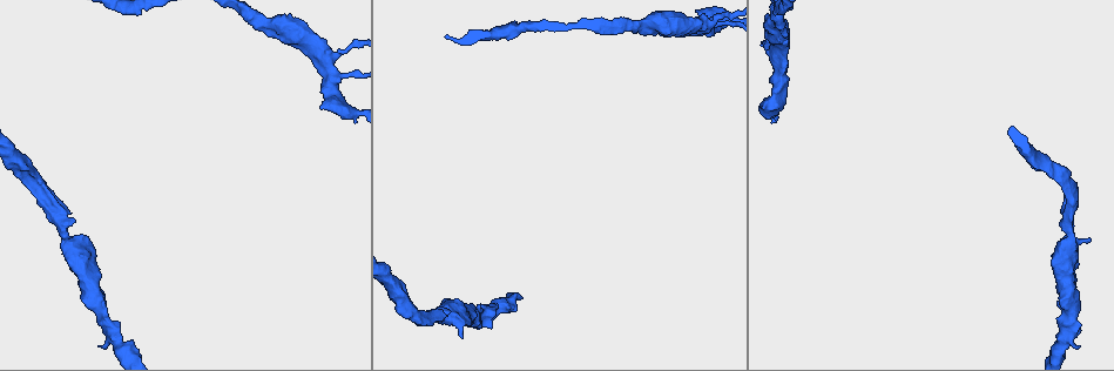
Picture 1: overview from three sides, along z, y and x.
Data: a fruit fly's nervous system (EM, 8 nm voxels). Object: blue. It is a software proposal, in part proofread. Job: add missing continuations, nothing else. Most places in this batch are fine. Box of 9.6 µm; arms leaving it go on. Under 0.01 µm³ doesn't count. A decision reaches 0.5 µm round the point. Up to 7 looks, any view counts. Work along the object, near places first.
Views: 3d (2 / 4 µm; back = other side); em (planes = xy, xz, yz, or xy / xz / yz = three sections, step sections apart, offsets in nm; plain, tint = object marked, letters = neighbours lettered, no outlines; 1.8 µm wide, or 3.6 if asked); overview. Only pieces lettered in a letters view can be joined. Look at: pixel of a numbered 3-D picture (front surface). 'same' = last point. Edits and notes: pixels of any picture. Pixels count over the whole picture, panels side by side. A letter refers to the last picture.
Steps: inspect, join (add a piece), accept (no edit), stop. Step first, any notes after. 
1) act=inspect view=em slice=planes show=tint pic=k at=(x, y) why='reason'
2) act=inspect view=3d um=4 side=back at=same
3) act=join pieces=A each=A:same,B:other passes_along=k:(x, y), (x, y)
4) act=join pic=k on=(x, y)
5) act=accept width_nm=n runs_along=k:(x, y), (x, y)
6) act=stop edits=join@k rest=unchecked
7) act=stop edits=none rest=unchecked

act=inspect view=3d um=4 pic=1 at=(78, 248) why='thick turns thin'

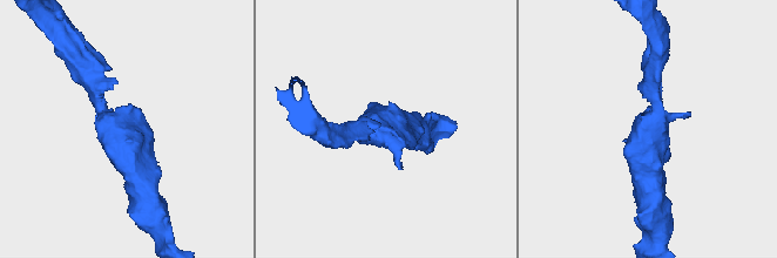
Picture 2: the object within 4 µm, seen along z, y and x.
act=inspect view=em um=3.6 slice=planes show=letters pic=2 at=(121, 132)

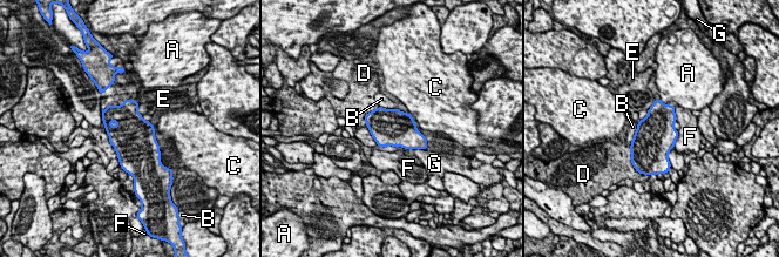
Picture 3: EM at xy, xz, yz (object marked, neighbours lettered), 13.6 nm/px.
act=accept each=A:other,B:other,C:other,D:other,E:other,F:other,G:other border=3:(637, 123), (630, 147) found='no lettered piece goes on from it'

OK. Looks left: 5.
act=inspect view=3d um=4 pic=1 at=(776, 58) why='sharp bend'

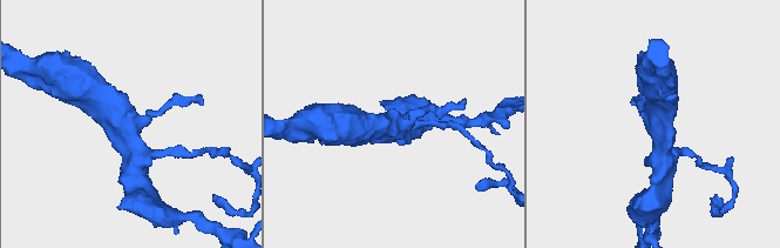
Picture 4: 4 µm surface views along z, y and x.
act=inspect view=em slice=planes show=tint pic=4 at=(659, 121) why='shape alone is not enough'

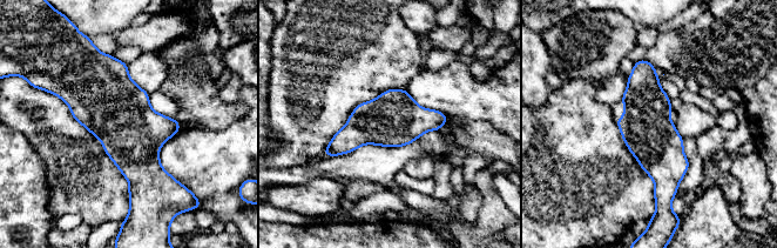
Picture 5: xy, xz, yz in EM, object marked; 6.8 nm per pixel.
act=inspect view=em slice=planes show=letters at=same

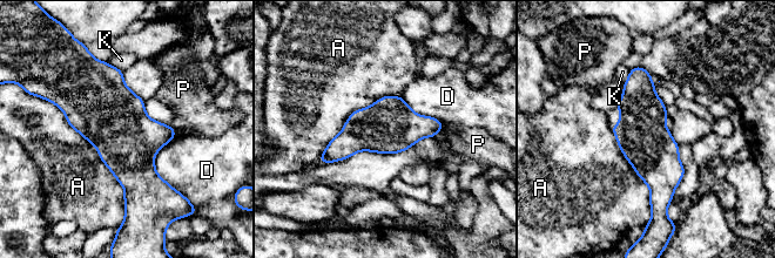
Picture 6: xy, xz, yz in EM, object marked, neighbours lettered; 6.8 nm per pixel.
act=accept width_nm=360 each=A:other,D:other,K:other,P:other found='none of them fits'

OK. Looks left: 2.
act=inspect view=3d um=4 pic=1 at=(98, 345) why='free end'

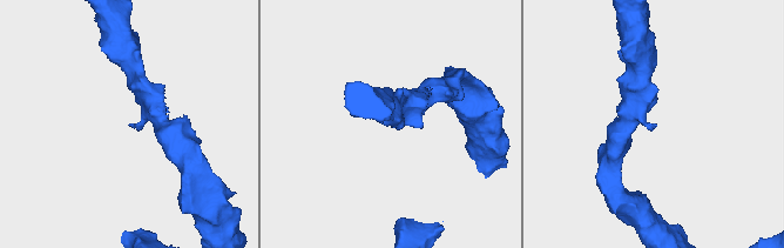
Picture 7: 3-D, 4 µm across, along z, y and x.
act=inspect view=em slice=yz step=16 show=letters pic=7 at=(128, 125)

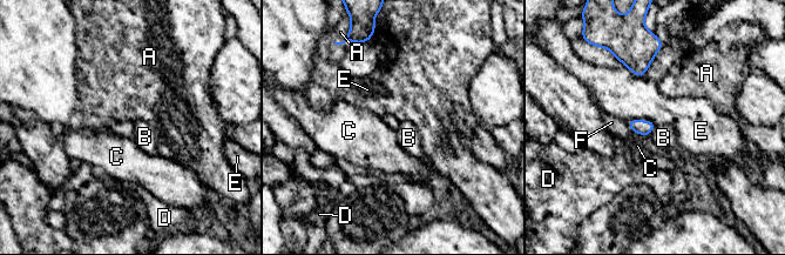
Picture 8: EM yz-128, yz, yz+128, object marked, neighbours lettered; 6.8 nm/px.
act=accept each=A:other,B:other,C:other,D:other,E:other,F:other border=8:(637, 133), (648, 136) found='no lettered piece goes on from it'

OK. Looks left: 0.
act=stop edits=none rest=unchecked

